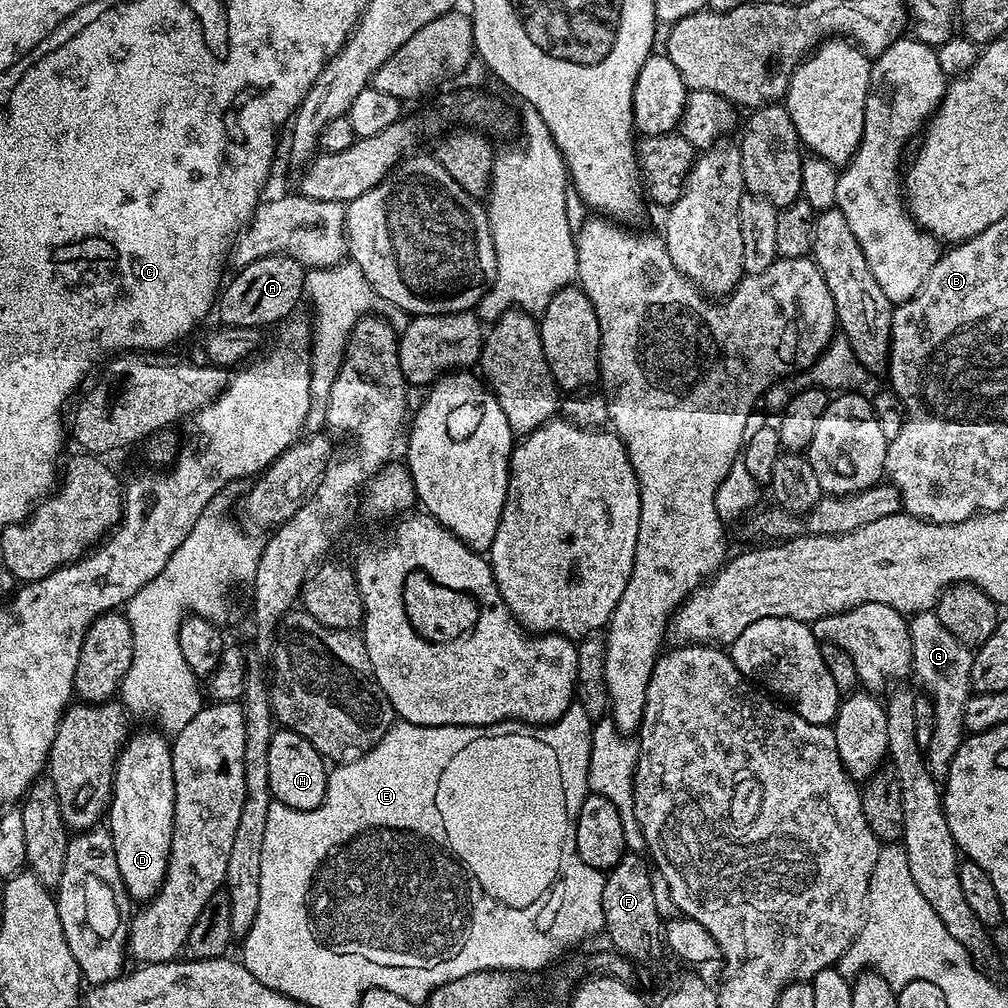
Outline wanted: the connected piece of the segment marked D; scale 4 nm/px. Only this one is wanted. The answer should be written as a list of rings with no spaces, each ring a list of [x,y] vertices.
[[[153,730],[153,732],[133,731],[129,735],[123,750],[120,751],[120,756],[116,759],[116,774],[112,777],[112,803],[108,805],[106,827],[114,838],[114,858],[118,858],[118,874],[122,874],[122,882],[126,886],[129,897],[133,901],[140,900],[139,902],[151,900],[166,878],[168,859],[170,858],[170,842],[174,834],[174,770],[172,769],[172,745],[167,735],[158,730]]]

